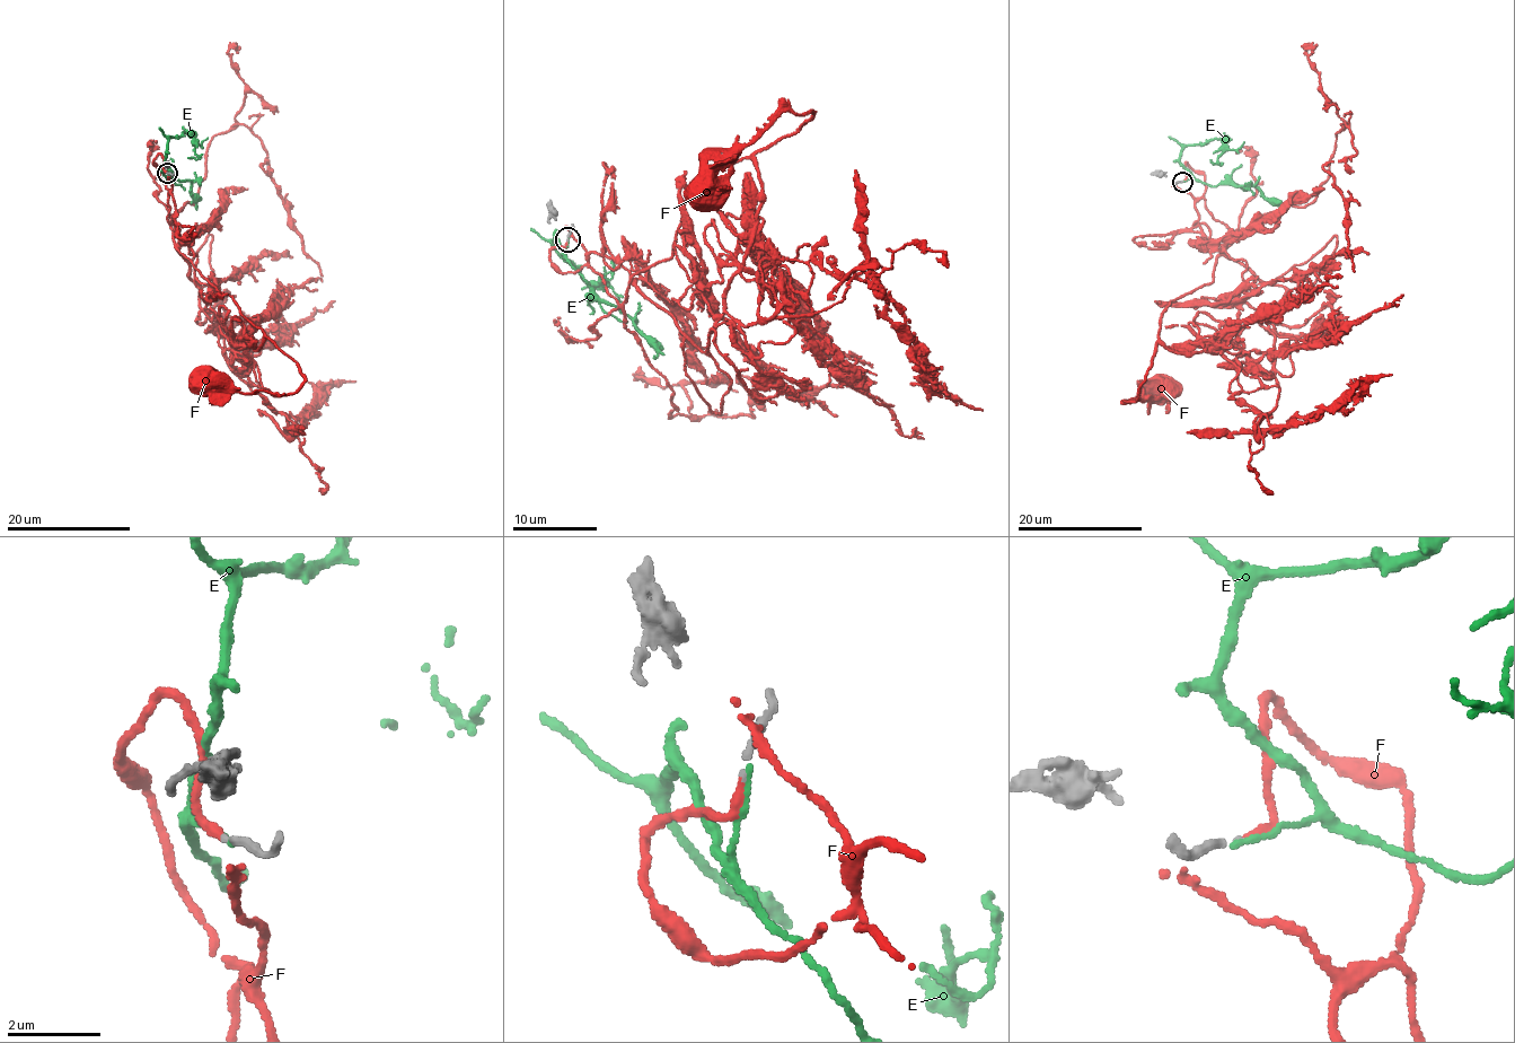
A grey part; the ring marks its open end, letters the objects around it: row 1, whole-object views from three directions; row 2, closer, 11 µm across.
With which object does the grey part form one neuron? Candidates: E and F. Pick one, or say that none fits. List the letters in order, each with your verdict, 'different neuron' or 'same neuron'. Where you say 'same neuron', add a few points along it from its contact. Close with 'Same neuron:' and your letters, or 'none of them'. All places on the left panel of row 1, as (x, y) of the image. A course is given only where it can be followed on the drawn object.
E: different neuron
F: same neuron; it runs (167, 173), (159, 155), (153, 159), (172, 195), (176, 250), (294, 361), (304, 379), (278, 396), (205, 382)
Same neuron: F

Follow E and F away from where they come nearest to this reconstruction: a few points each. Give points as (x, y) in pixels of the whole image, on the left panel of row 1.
E: (167, 173), (164, 169), (169, 138), (187, 133), (199, 158), (187, 158)
F: (167, 173), (159, 155), (153, 159), (172, 195), (176, 250), (294, 361), (304, 379), (278, 396), (205, 382)

